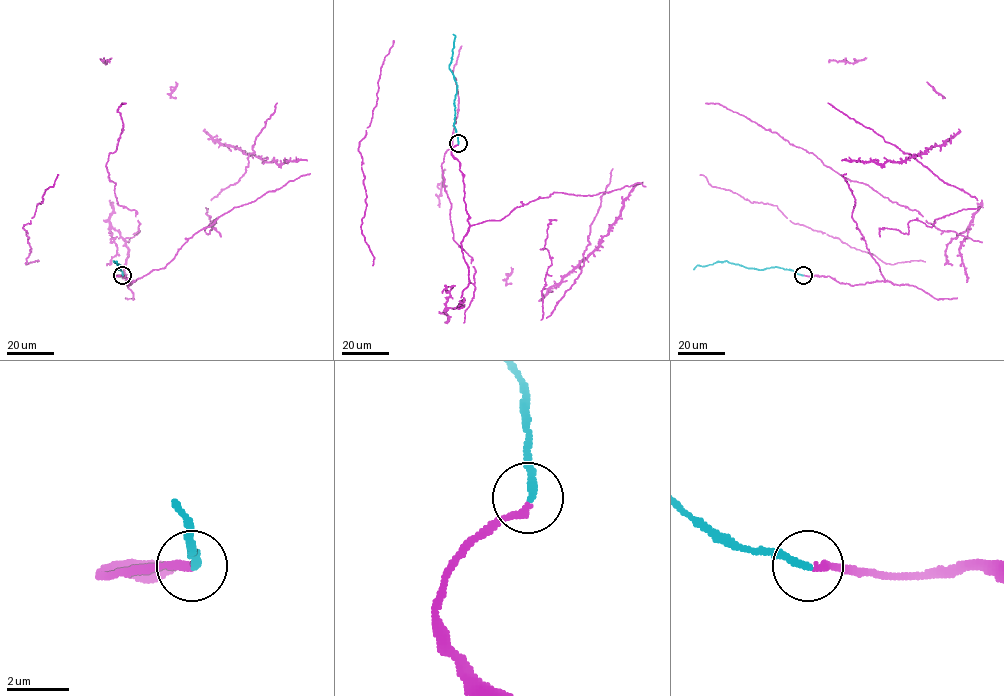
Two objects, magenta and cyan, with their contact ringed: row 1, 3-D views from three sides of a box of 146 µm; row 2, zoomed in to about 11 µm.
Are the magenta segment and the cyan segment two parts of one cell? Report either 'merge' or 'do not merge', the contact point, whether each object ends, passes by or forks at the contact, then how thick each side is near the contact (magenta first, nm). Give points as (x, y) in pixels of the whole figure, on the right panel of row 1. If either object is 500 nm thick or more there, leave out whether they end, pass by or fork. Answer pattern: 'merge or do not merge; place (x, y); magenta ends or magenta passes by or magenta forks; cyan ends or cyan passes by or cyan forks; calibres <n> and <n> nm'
merge; place (803, 275); magenta ends; cyan ends; calibres 240 and 240 nm

